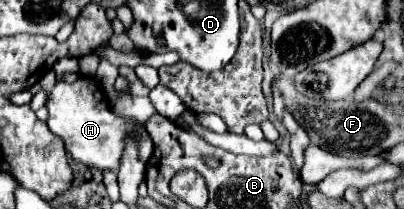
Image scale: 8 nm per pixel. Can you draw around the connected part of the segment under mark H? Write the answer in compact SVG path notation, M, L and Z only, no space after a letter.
M48 71L40 79L40 85L50 93L50 101L46 105L50 115L46 123L50 131L64 141L66 151L74 161L100 171L116 171L116 167L120 167L120 155L124 155L125 137L133 131L141 135L138 136L140 161L146 163L152 156L153 142L146 133L146 127L138 125L133 119L112 115L110 101L96 77L78 77L74 83L56 83L54 71Z

